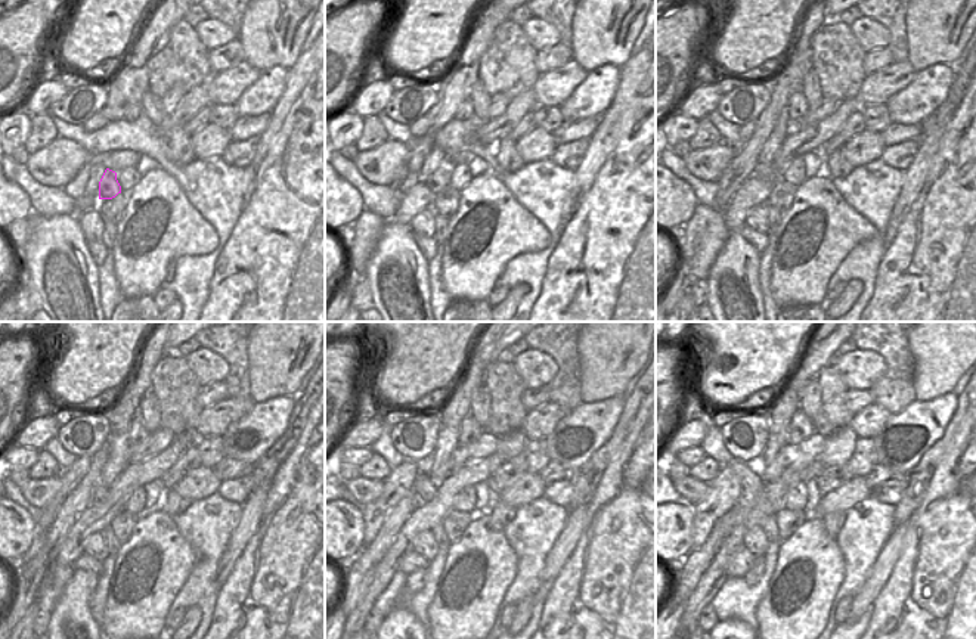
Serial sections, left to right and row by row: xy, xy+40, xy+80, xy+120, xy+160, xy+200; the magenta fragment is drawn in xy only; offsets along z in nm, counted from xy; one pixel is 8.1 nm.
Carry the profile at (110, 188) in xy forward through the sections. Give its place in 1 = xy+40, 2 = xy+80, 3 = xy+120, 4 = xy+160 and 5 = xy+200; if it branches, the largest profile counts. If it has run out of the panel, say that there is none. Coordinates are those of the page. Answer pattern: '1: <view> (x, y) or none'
1: xy+40 (437, 180)
2: xy+80 (761, 170)
3: xy+120 (99, 492)
4: xy+160 (424, 487)
5: xy+200 (747, 471)

